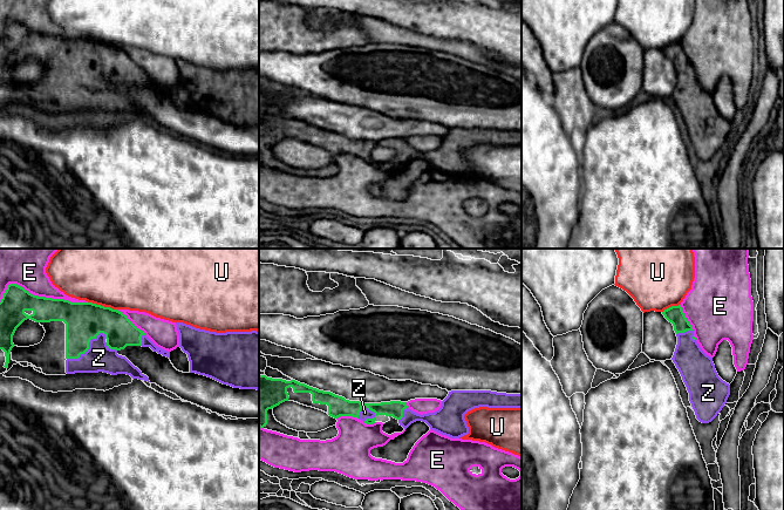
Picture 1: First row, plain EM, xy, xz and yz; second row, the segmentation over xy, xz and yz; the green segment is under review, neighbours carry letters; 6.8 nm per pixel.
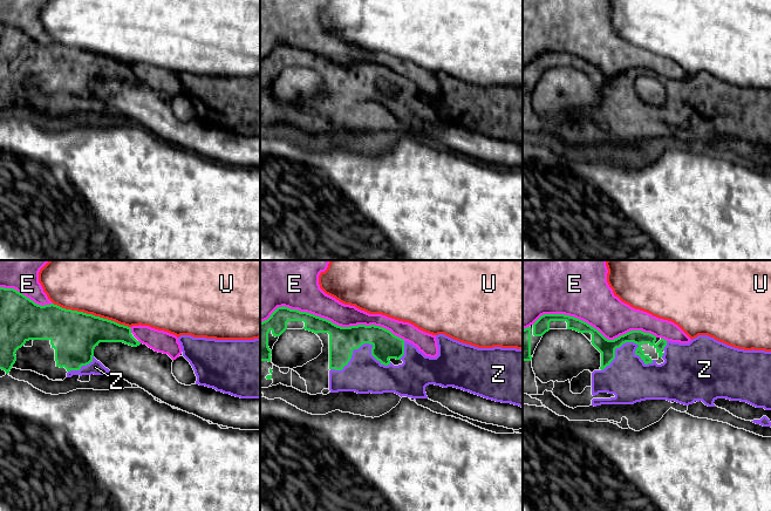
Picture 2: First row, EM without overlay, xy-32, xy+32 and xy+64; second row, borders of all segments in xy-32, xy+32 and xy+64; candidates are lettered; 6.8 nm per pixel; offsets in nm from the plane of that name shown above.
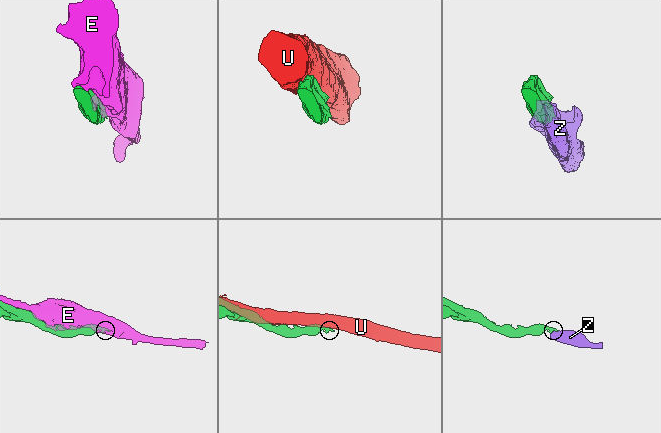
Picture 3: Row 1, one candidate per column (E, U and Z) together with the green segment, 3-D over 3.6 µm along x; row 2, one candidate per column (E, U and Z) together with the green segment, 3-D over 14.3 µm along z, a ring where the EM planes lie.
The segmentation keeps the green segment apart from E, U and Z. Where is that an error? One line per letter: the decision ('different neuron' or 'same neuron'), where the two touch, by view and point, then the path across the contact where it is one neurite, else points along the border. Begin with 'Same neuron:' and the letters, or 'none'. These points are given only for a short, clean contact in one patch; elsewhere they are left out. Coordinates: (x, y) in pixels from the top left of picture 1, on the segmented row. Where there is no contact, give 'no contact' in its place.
Same neuron: Z
E: different neuron; meets green in xy at (41, 297)
U: different neuron; meets green in xy at (102, 306)
Z: same neuron; meets green in xy at (88, 347)

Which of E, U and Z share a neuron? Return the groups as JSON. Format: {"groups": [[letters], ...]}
{"groups": [["E"], ["U"], ["Z"]]}

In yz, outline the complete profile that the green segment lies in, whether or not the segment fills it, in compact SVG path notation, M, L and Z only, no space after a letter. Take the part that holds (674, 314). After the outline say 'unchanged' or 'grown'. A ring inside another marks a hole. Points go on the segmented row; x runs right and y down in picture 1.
M681 305L671 306L662 314L673 324L677 336L671 360L687 387L696 419L709 423L727 403L730 385L718 376L713 358L701 349Z; grown

